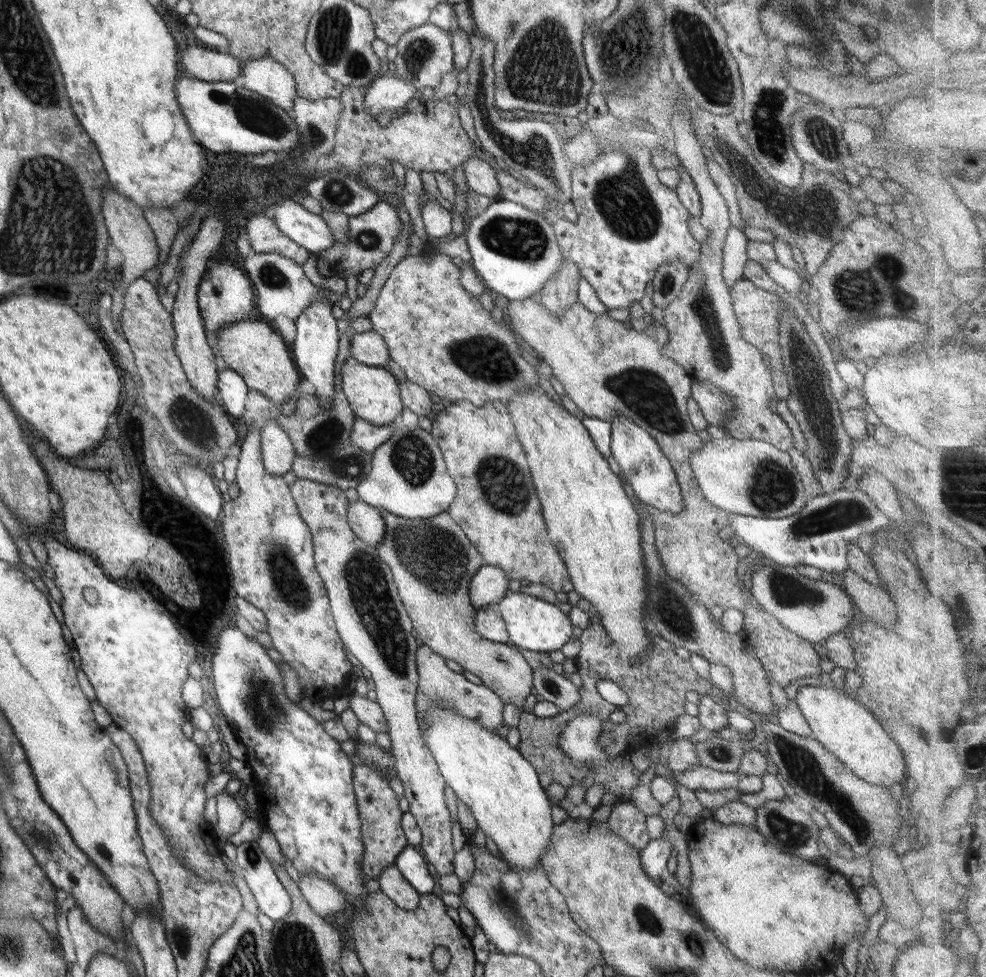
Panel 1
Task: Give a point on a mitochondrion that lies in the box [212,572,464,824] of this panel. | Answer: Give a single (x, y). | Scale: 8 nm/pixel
(261, 700)

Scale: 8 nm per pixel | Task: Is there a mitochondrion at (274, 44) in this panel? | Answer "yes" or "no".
no

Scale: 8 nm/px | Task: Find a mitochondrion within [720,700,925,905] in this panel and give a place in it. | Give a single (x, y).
(804, 772)

